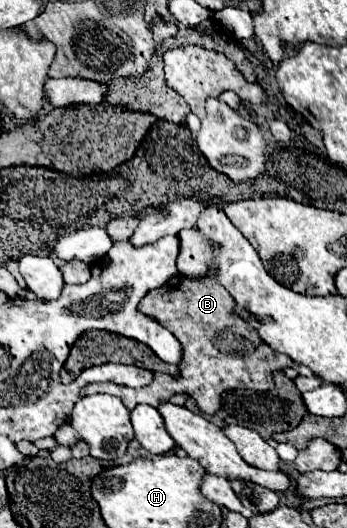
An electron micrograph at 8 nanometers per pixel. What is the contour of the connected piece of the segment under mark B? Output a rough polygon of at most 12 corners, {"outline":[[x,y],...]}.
{"outline":[[214,273],[176,275],[140,301],[184,351],[180,379],[92,383],[132,411],[184,393],[214,413],[230,389],[270,391],[294,367]]}

